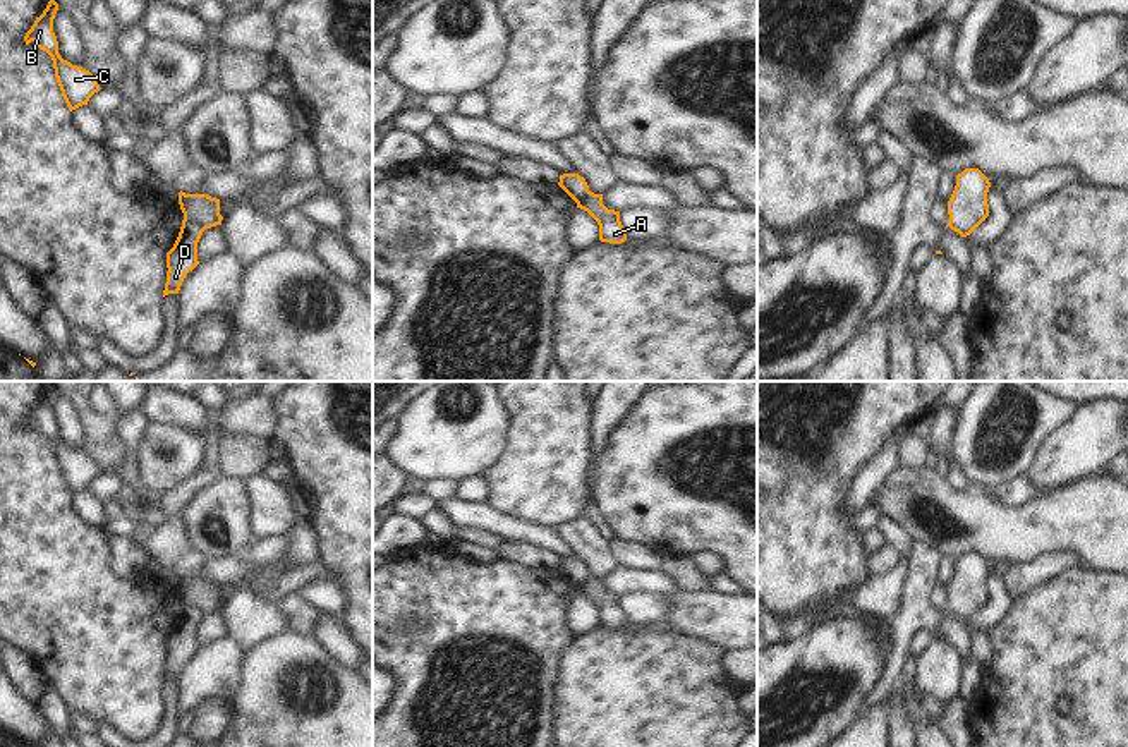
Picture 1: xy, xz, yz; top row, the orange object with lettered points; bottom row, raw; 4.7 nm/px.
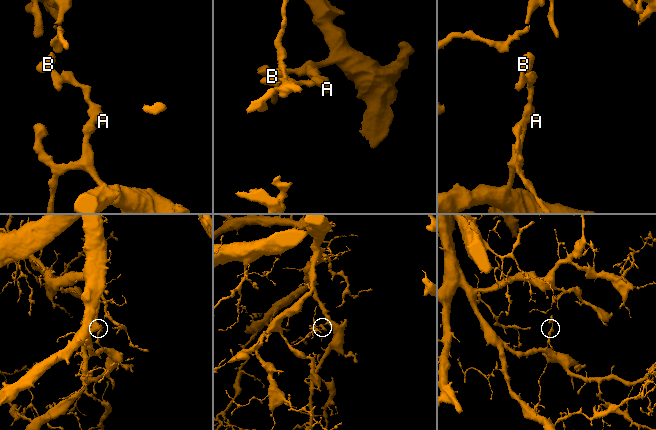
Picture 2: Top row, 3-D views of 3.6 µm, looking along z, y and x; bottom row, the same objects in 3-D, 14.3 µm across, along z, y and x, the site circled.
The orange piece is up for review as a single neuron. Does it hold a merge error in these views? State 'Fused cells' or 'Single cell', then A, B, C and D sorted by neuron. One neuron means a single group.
Fused cells. Groups: A B C / D.

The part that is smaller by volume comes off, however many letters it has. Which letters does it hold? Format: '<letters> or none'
A, B, C

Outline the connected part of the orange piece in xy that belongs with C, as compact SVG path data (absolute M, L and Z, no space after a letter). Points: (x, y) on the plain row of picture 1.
M52 383L43 398L36 402L34 409L26 417L24 426L26 429L33 426L36 433L52 441L57 467L69 495L72 496L82 489L88 489L89 483L101 472L89 455L72 450L60 441L58 426L53 417L53 404L57 395L58 388Z

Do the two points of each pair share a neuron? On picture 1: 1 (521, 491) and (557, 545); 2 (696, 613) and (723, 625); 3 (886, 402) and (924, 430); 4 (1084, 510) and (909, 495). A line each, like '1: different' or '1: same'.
1: different
2: same
3: different
4: same

